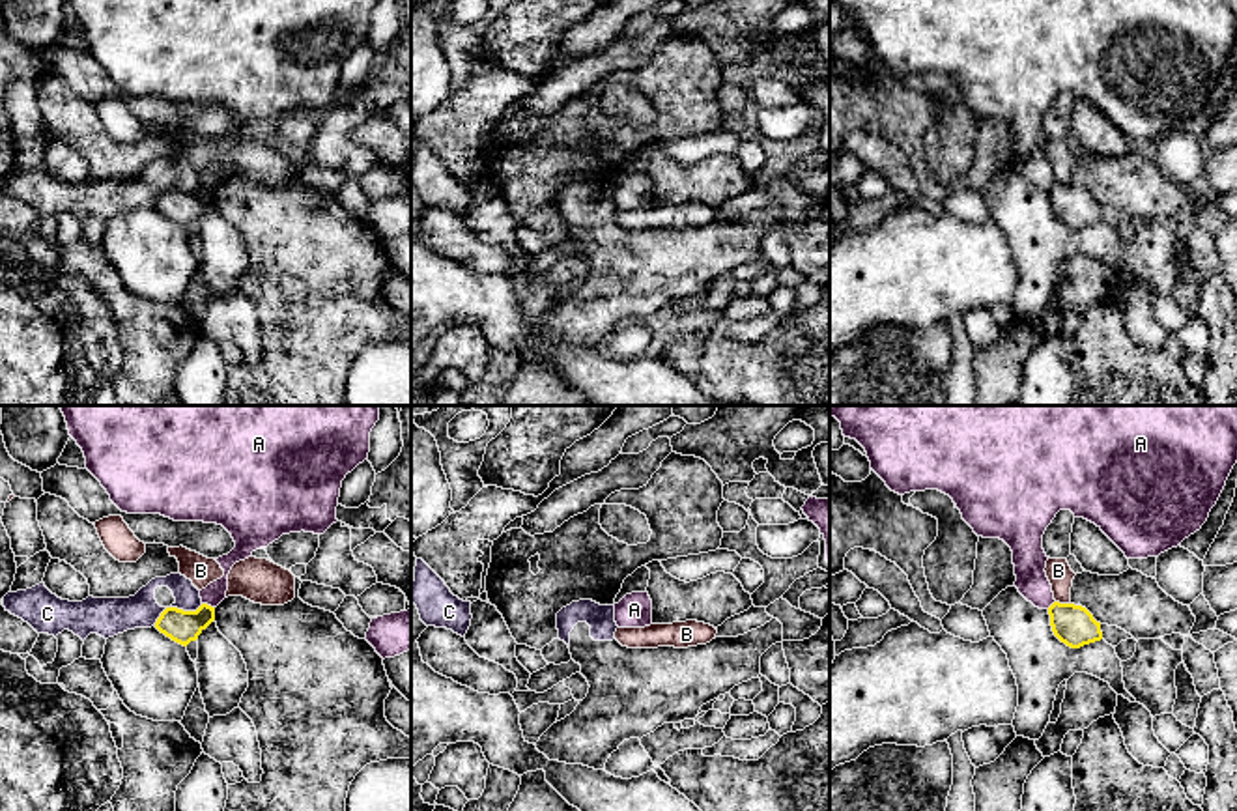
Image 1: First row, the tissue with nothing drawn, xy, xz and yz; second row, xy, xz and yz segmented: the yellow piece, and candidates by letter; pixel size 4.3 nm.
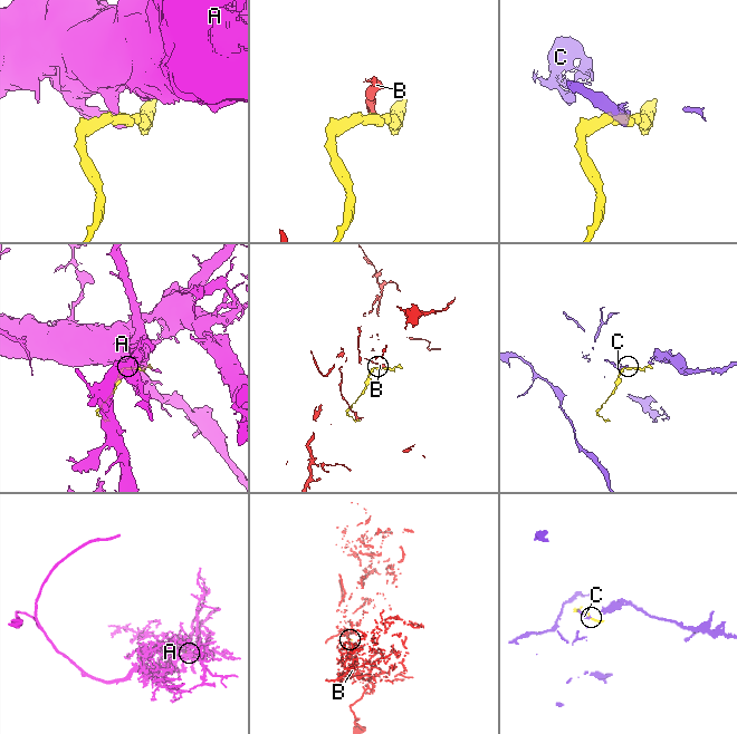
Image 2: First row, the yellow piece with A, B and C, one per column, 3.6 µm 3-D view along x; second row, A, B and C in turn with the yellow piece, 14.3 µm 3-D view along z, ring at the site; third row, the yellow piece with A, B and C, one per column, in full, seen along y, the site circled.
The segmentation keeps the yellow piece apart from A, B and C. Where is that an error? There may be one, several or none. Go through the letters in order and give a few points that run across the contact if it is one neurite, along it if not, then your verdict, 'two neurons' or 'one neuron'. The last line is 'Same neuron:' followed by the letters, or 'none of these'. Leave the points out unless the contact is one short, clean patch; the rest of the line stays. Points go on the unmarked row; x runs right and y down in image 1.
A: line xy (202, 184), (213, 189); two neurons
B: line yz (1056, 182), (1069, 185); two neurons
C: line xy (202, 185), (195, 191), (170, 189); two neurons
Same neuron: none of these

